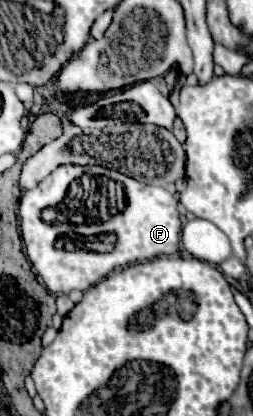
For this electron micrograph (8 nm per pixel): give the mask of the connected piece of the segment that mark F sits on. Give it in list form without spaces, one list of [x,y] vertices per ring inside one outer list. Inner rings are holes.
[[[76,164],[58,166],[36,188],[22,192],[18,200],[18,218],[20,218],[20,234],[26,246],[26,256],[36,268],[44,286],[56,296],[70,294],[72,290],[86,290],[98,284],[114,270],[126,268],[136,262],[152,260],[156,256],[170,256],[180,250],[182,222],[176,198],[160,186],[142,184],[134,178],[128,178],[116,170],[108,170],[102,166],[76,166]],[[92,178],[96,180],[94,188],[90,186]],[[48,206],[60,210],[56,224],[46,224],[40,218],[40,212]]]

